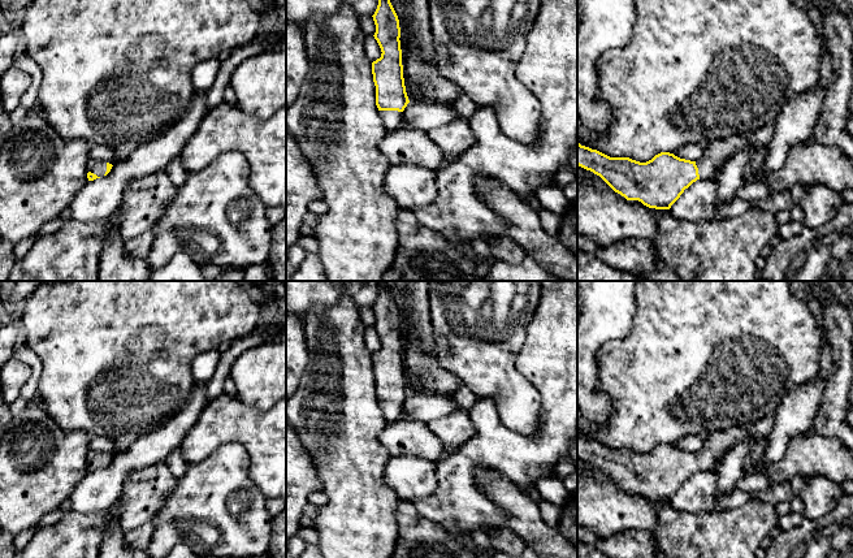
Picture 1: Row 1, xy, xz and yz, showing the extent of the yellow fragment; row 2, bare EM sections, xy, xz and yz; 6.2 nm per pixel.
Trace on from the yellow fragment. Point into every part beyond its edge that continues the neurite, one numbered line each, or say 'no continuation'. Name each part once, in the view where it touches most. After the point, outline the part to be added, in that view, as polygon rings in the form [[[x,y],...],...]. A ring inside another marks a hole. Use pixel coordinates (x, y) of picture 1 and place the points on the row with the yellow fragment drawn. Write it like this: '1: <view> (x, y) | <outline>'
1: xz (392, 120) | [[[378,111],[378,116],[387,131],[393,131],[402,125],[402,112]]]

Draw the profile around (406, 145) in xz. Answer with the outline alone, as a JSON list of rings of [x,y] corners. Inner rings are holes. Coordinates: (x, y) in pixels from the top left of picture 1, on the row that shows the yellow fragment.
[[[404,124],[387,131],[378,148],[391,165],[416,164],[436,172],[443,166],[447,157],[429,138],[428,131]]]

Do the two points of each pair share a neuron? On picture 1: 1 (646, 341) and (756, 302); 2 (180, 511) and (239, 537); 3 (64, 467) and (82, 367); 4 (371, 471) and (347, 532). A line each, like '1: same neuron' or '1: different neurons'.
1: same neuron
2: same neuron
3: different neurons
4: same neuron

